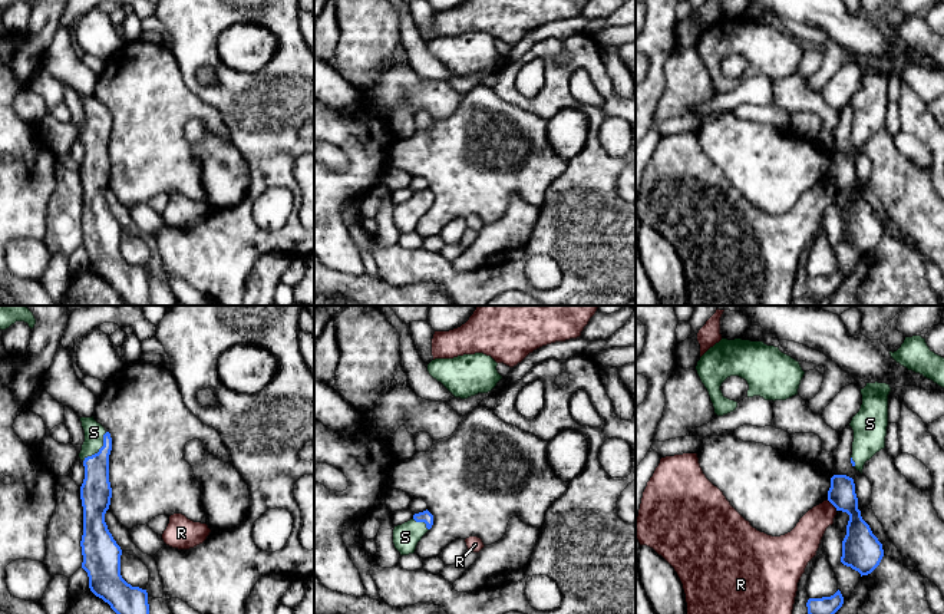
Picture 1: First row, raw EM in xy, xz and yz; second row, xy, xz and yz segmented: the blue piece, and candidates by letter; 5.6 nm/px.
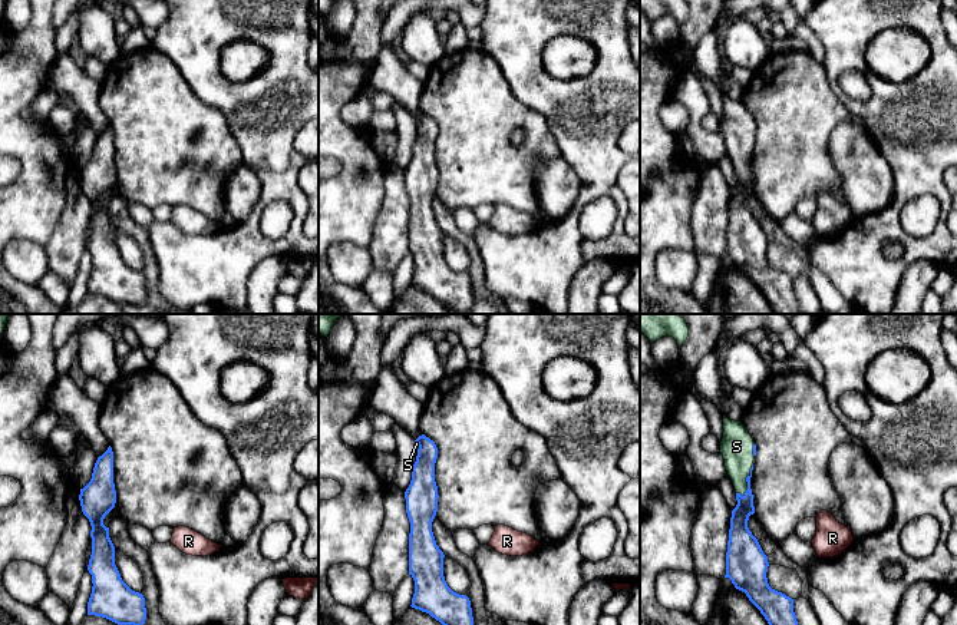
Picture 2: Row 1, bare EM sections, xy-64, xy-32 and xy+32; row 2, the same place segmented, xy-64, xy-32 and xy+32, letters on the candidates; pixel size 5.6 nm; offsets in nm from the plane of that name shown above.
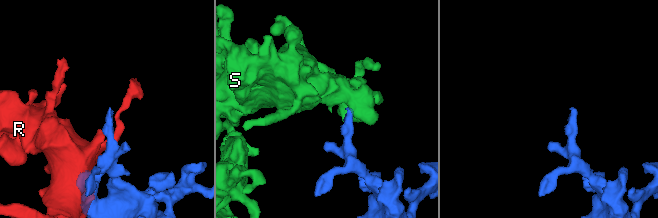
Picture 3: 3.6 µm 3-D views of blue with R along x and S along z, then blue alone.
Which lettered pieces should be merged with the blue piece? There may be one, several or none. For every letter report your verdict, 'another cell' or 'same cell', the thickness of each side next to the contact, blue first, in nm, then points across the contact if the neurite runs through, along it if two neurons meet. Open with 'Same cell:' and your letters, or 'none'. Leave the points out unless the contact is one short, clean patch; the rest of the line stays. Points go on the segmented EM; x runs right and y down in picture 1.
Same cell: S
R: another cell; calibres 160 and 170 nm
S: same cell; calibres 180 and 110 nm; way xy (95, 492), (99, 449), (93, 432)

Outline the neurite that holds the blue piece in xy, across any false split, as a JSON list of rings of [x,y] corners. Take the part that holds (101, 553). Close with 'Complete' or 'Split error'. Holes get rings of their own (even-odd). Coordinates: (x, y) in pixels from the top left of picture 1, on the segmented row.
[[[80,417],[85,442],[79,453],[85,466],[80,486],[83,506],[83,535],[80,541],[90,591],[110,605],[116,614],[149,614],[148,592],[132,587],[121,575],[122,549],[105,522],[112,488],[109,482],[109,455],[112,438],[92,417]]]. Split error

